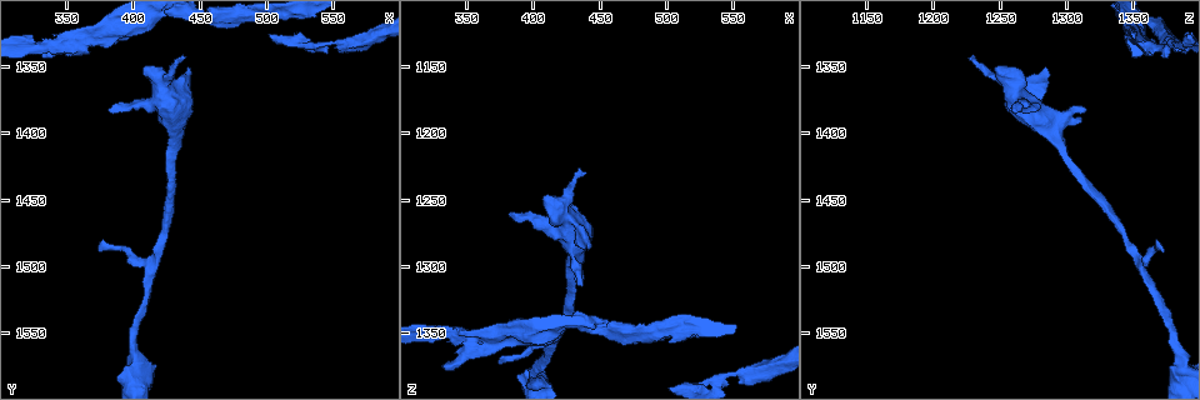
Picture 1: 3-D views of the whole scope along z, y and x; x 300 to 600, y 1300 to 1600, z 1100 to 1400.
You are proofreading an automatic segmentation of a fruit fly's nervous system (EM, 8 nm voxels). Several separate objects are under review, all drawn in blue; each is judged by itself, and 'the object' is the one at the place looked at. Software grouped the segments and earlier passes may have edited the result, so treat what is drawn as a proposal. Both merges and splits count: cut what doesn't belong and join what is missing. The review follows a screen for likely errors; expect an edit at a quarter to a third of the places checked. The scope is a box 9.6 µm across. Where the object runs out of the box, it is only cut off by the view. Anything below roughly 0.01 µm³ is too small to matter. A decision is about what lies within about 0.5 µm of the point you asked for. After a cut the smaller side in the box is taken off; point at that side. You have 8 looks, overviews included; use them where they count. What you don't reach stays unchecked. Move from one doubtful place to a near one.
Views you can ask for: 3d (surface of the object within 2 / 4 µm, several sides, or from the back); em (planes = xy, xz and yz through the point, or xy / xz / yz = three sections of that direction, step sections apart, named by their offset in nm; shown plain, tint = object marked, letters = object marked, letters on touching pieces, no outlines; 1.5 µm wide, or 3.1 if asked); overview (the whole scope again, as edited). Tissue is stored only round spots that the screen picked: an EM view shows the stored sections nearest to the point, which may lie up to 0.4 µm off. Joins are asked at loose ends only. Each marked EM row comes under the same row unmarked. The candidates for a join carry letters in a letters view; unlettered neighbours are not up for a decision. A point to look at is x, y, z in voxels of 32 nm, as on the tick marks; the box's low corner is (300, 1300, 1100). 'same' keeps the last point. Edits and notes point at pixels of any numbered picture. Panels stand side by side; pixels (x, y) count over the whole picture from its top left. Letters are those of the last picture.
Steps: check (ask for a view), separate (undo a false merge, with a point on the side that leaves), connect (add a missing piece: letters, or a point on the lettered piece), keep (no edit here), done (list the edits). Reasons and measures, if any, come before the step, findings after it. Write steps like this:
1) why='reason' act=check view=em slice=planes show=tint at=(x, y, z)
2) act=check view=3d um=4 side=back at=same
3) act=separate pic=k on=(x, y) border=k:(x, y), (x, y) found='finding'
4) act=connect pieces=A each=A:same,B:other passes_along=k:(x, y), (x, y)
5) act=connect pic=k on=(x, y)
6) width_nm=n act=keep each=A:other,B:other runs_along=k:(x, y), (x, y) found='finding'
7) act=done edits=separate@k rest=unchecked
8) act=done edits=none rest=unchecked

why='an open end' act=check view=3d um=4 at=(380, 1384, 1262)

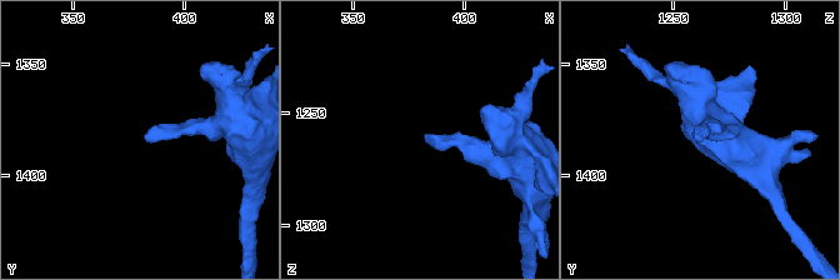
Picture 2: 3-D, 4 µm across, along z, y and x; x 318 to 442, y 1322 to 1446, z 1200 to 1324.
act=check view=em slice=xy step=4 show=tint at=(381, 1382, 1262)

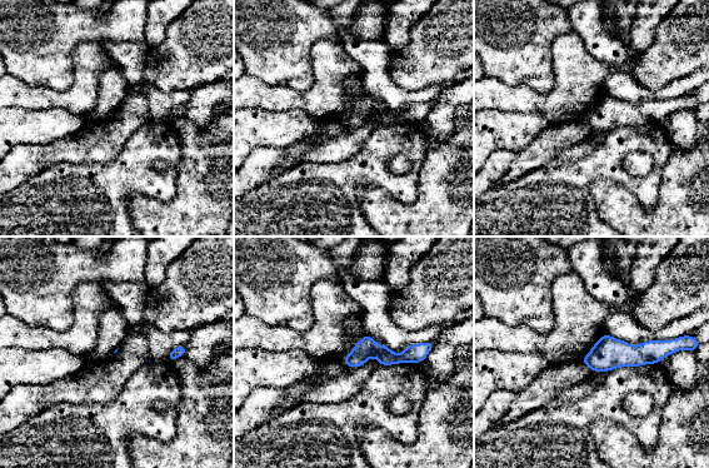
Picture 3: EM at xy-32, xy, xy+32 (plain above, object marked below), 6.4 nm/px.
why='another direction' act=check view=em slice=planes show=letters at=same

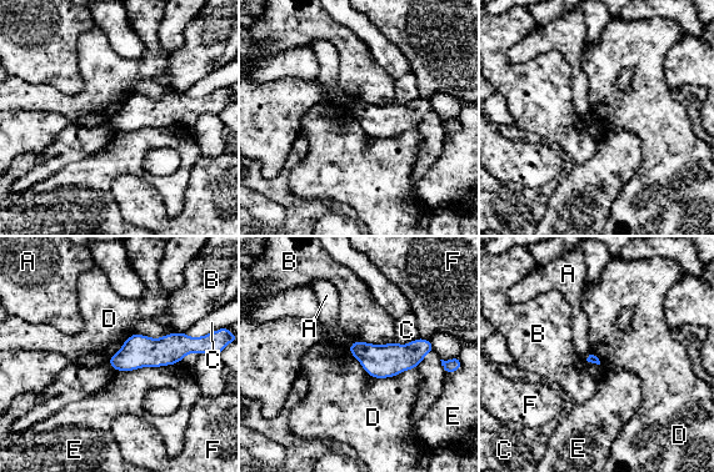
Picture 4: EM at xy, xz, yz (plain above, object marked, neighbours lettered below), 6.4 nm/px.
act=keep each=A:other,B:other,C:other,D:other,E:other,F:other border=4:(415, 367), (393, 376), (373, 378) found='no lettered piece goes on from it'

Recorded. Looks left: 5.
why='free end' act=check view=3d um=4 at=(436, 1344, 1228)

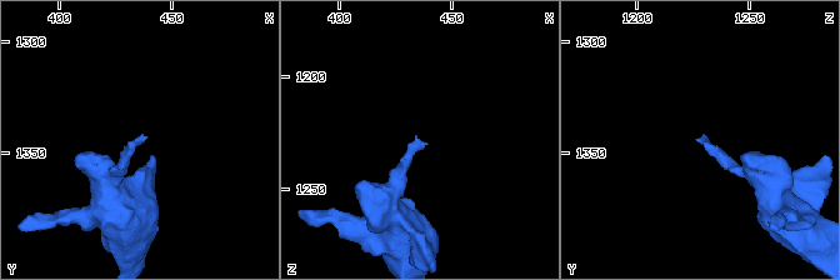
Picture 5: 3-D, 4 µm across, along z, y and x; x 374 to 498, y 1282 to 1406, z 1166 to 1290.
act=check view=em slice=xy step=4 show=tint at=(437, 1343, 1229)

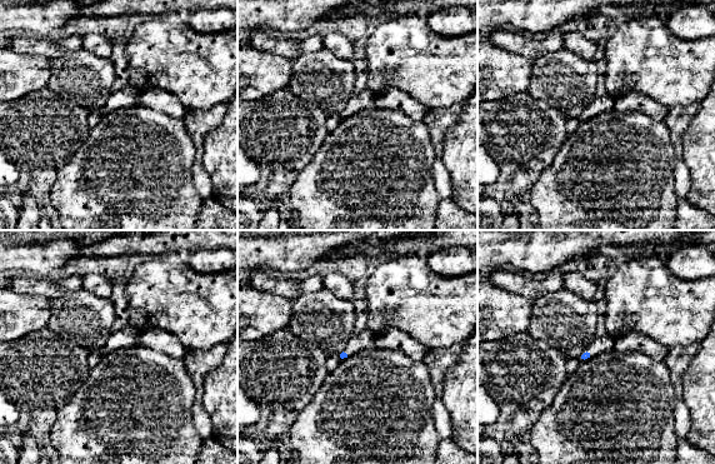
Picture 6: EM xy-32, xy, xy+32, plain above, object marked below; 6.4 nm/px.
act=check view=em slice=planes show=letters at=same

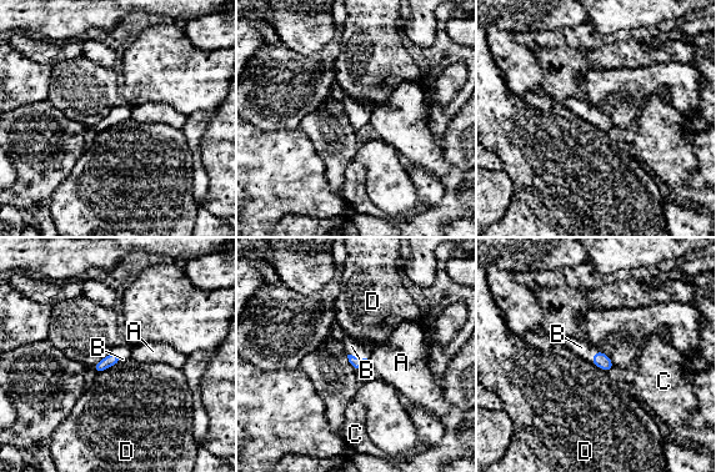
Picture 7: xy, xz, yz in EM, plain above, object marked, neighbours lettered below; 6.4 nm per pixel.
act=connect pieces=B each=A:other,B:same,C:other,D:other passes_along=7:(355, 361), (358, 356), (351, 346) found='the cell continues'

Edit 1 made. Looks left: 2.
why='redraw' act=check view=overview

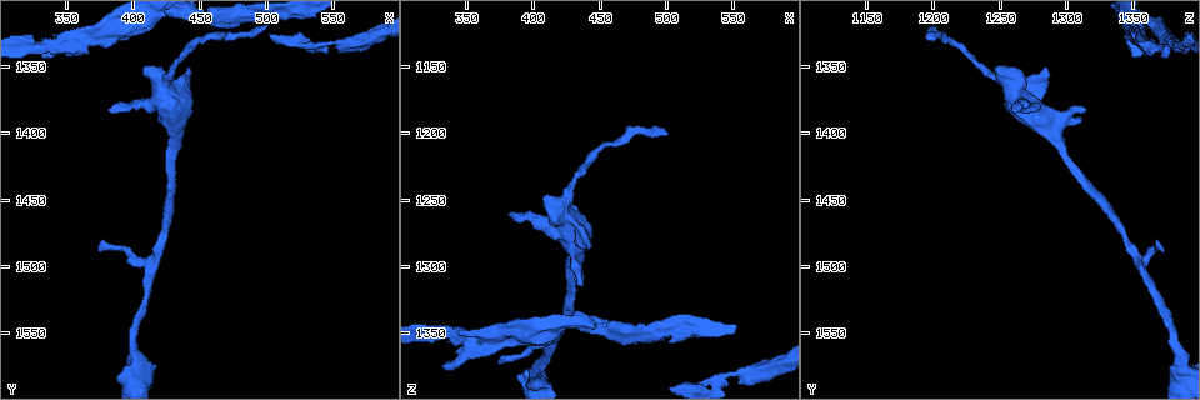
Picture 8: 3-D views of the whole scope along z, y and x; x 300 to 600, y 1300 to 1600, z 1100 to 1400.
why='tapers out' act=check view=em slice=planes show=letters at=(374, 1486, 1370)

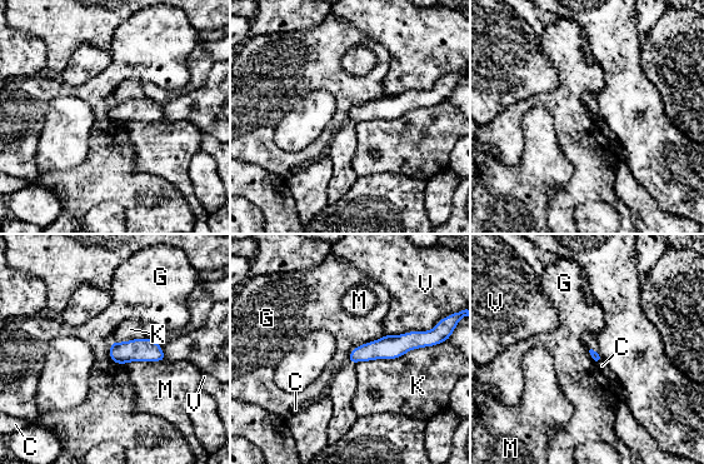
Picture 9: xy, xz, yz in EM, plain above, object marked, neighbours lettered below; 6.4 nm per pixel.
act=keep each=C:other,G:other,K:other,M:other,V:other runs_along=9:(424, 338), (360, 353), (352, 358) found='no lettered piece goes on from it'

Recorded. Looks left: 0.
act=done edits=connect@7 rest=unchecked

